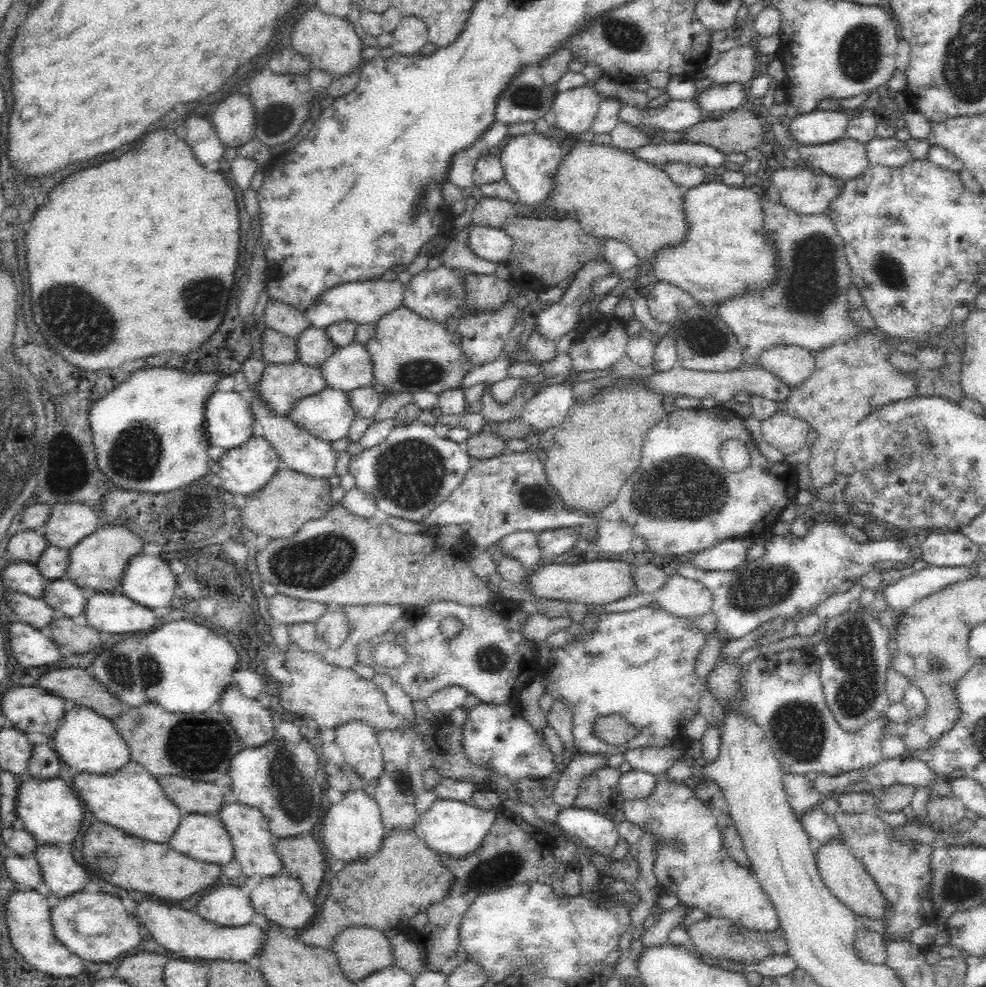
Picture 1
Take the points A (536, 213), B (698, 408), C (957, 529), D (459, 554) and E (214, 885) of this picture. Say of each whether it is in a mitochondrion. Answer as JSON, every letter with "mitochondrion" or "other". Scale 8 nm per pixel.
{"A":"other","B":"other","C":"other","D":"other","E":"other"}

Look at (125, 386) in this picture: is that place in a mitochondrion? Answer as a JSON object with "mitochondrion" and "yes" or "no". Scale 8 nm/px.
{"mitochondrion":"no"}

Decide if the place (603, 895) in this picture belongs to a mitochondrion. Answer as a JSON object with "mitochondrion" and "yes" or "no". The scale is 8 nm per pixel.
{"mitochondrion":"no"}

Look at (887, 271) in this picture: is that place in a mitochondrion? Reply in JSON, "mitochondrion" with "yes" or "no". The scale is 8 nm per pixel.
{"mitochondrion":"yes"}

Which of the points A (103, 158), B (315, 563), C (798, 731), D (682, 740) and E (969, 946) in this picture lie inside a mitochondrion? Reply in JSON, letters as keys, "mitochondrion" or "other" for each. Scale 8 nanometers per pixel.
{"A":"other","B":"mitochondrion","C":"mitochondrion","D":"other","E":"other"}

